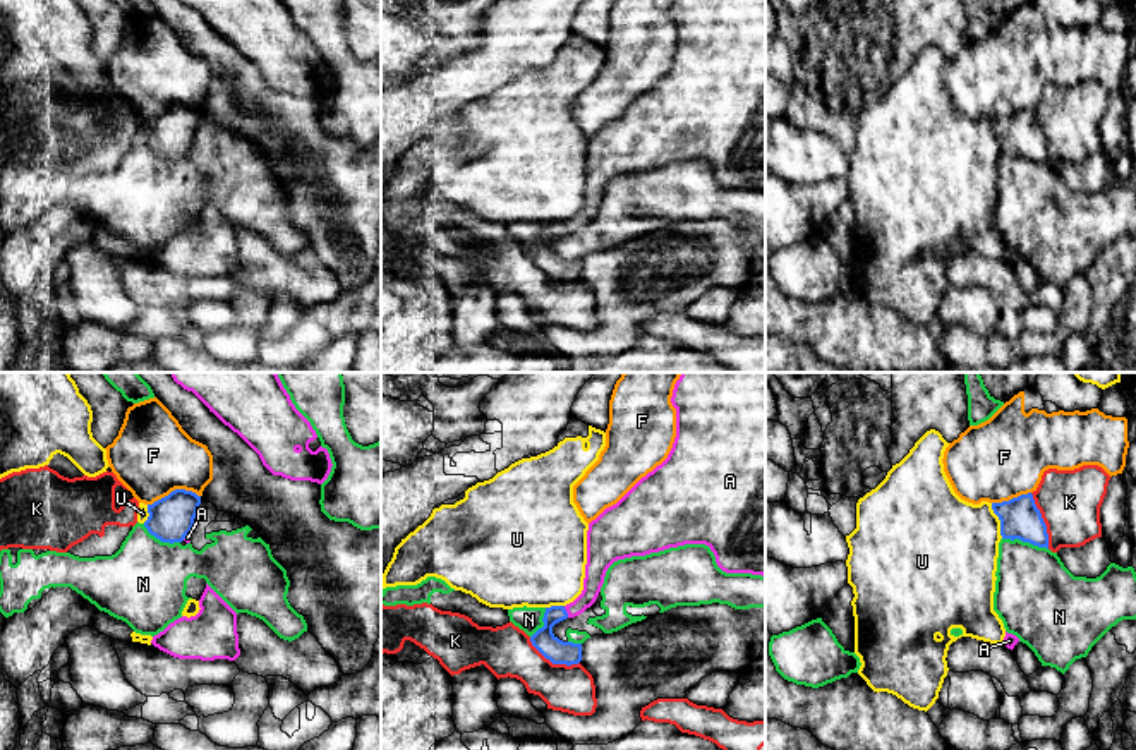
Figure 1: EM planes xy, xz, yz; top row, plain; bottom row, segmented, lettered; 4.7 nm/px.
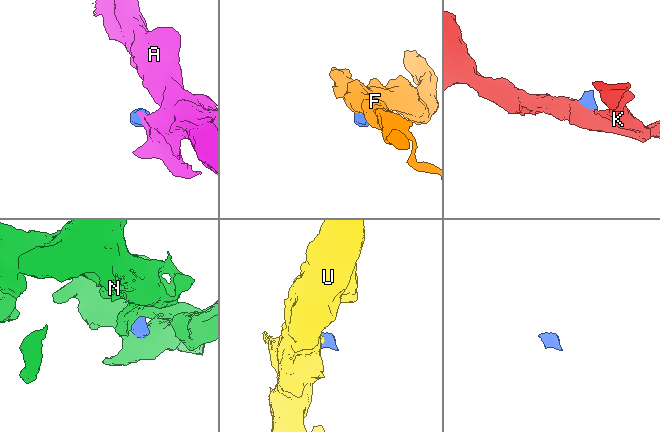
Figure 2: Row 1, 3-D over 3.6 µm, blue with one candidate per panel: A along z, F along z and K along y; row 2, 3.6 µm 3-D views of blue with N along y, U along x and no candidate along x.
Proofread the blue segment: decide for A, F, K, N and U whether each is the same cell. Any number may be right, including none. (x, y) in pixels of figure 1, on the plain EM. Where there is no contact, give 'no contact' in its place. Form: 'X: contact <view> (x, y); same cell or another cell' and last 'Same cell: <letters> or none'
A: contact xz (565, 227); same cell
F: contact xy (175, 105); another cell
K: contact yz (1042, 136); another cell
N: contact yz (1025, 157); another cell
U: contact yz (999, 134); another cell
Same cell: A

